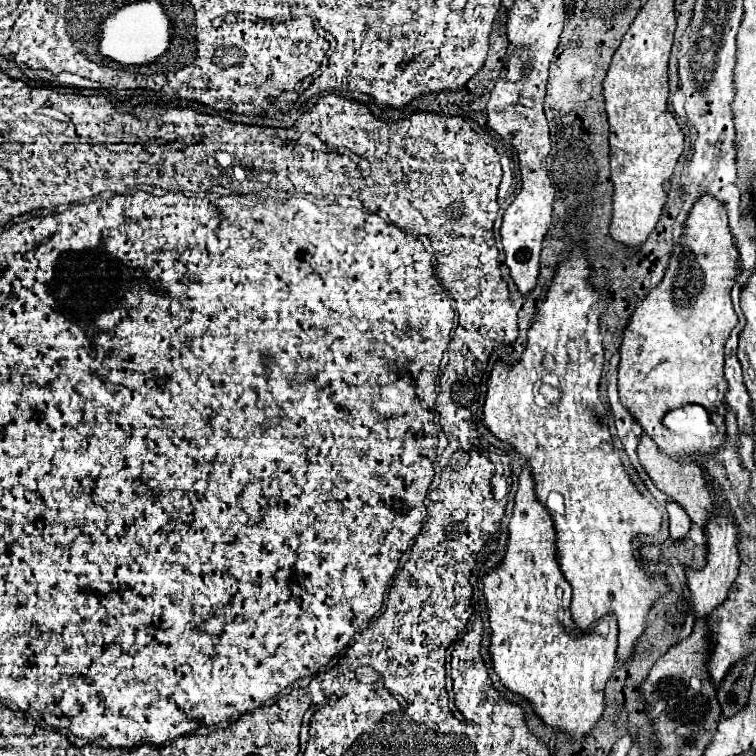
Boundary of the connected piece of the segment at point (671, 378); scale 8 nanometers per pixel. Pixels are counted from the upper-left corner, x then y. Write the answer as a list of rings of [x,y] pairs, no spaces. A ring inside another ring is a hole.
[[[702,197],[690,211],[684,237],[678,241],[678,247],[670,259],[670,265],[662,283],[646,295],[646,299],[634,311],[634,315],[630,317],[624,329],[622,345],[620,345],[620,365],[618,365],[620,403],[628,409],[634,421],[640,423],[642,431],[648,433],[648,437],[652,437],[658,449],[669,456],[678,458],[697,455],[702,461],[703,456],[718,450],[726,441],[724,393],[728,391],[728,385],[724,381],[724,343],[738,321],[730,301],[730,291],[734,285],[732,277],[736,277],[736,269],[738,269],[736,265],[738,265],[738,251],[730,235],[726,211],[716,199]],[[676,391],[684,393],[682,405],[686,407],[676,409],[674,405]],[[668,411],[670,411],[670,431],[662,423],[662,417]]]

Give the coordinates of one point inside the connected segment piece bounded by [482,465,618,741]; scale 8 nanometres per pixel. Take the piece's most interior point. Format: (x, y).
(537, 651)

